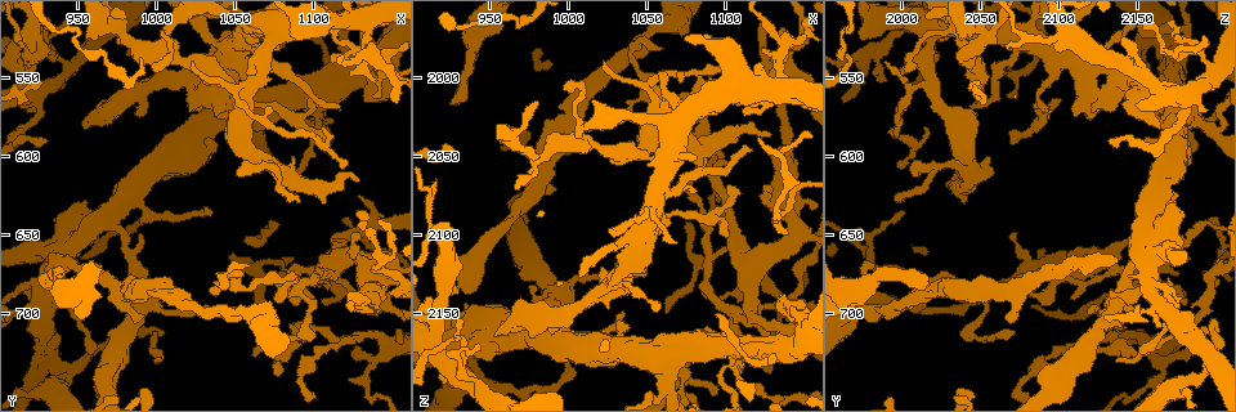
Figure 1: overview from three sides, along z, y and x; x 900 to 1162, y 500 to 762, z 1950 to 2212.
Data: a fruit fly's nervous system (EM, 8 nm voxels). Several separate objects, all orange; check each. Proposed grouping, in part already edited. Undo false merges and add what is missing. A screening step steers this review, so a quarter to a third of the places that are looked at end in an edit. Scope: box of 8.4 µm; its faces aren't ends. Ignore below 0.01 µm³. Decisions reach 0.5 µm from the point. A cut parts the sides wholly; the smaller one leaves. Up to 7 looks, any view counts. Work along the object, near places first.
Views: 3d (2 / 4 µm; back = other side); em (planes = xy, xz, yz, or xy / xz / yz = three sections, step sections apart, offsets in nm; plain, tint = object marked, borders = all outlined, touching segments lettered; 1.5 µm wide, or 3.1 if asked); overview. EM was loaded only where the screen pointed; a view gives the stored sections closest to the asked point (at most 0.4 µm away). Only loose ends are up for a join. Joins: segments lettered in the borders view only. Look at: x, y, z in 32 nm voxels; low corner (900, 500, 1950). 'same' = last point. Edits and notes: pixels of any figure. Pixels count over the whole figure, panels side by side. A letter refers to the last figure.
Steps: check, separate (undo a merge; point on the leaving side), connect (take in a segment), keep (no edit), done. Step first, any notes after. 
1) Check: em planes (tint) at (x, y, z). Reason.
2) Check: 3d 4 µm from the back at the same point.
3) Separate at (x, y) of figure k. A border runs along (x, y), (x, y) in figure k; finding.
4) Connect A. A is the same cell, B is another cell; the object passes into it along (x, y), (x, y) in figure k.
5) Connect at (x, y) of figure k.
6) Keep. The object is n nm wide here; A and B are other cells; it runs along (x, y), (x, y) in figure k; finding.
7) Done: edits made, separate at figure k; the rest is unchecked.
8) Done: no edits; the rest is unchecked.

Check: em planes (borders) at (1052, 698, 1972). Thin neck.

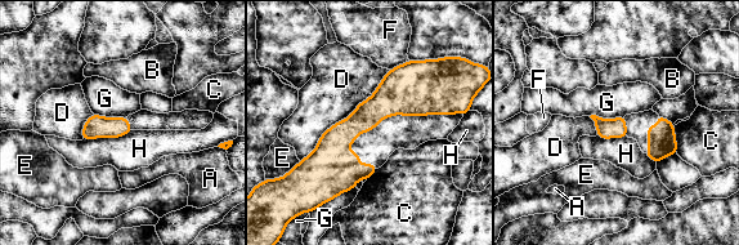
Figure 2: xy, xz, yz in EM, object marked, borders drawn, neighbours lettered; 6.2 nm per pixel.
Keep. A, B, C, D, E, F, G and H are other cells; it runs along (446, 110), (383, 103), (304, 164) in figure 2; continuous, no second cell.

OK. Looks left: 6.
Check: em planes (borders) at (1130, 636, 2000). Thin end.

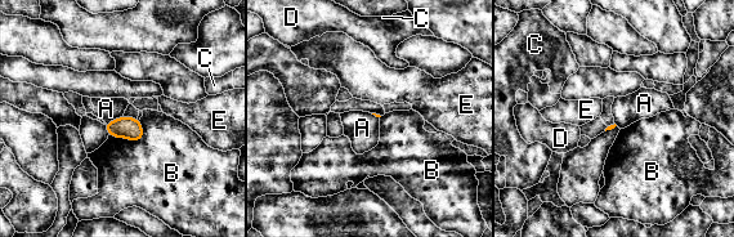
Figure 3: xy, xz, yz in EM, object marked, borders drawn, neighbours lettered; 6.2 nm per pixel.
Keep. A, B, C, D and E are other cells; a border runs along (143, 128), (139, 139), (108, 135) in figure 3; no lettered segment goes on from it.

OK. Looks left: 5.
Check: 3d 4 µm at (1106, 590, 2070). Tapers out.

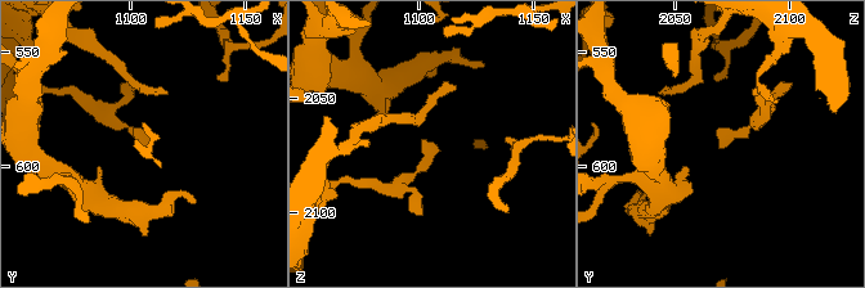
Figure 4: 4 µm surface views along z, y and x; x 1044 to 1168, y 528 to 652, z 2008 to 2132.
Check: em planes (borders) at (1106, 592, 2070).

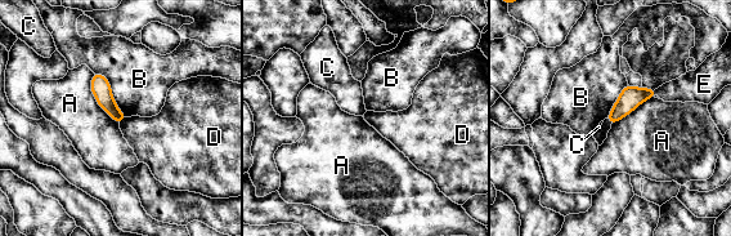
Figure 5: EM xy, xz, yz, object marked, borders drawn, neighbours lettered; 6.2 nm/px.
Keep. A, B, C, D and E are other cells; a border runs along (128, 118), (119, 123) in figure 5; none of them fits.

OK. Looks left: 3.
Done: no edits; the rest is unchecked.

